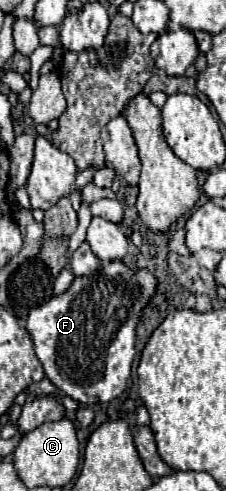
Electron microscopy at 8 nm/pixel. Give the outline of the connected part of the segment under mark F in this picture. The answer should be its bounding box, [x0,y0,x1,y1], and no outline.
[26,260,158,404]

